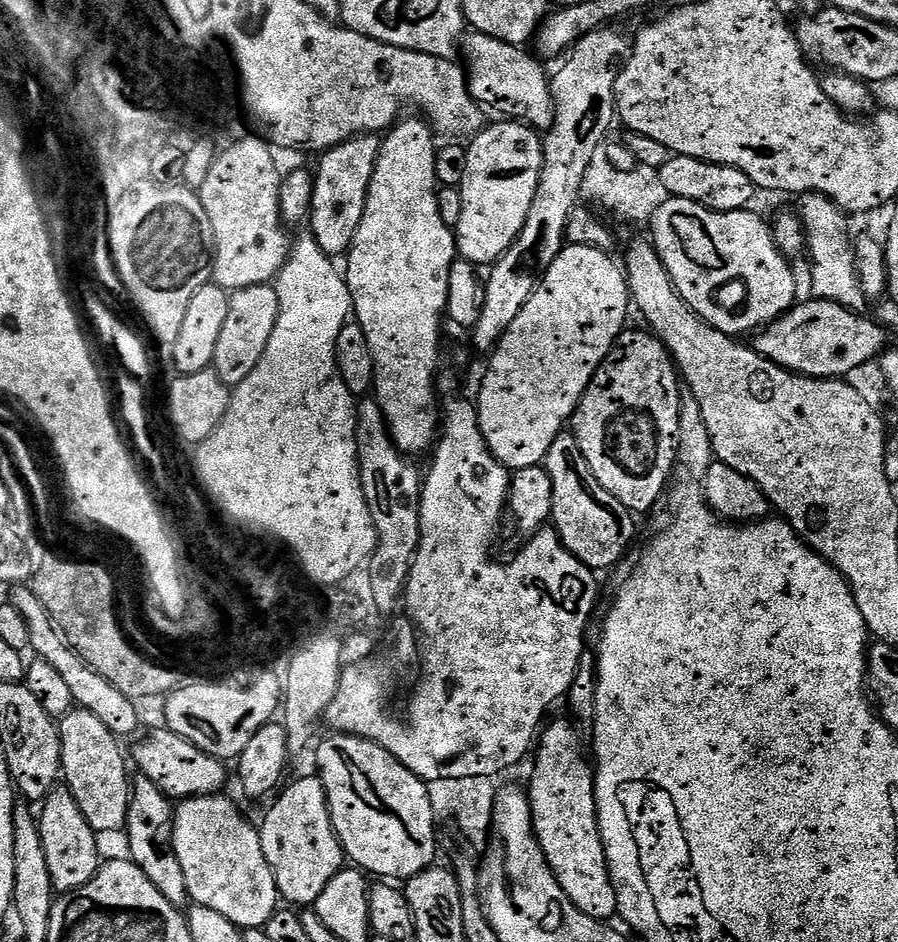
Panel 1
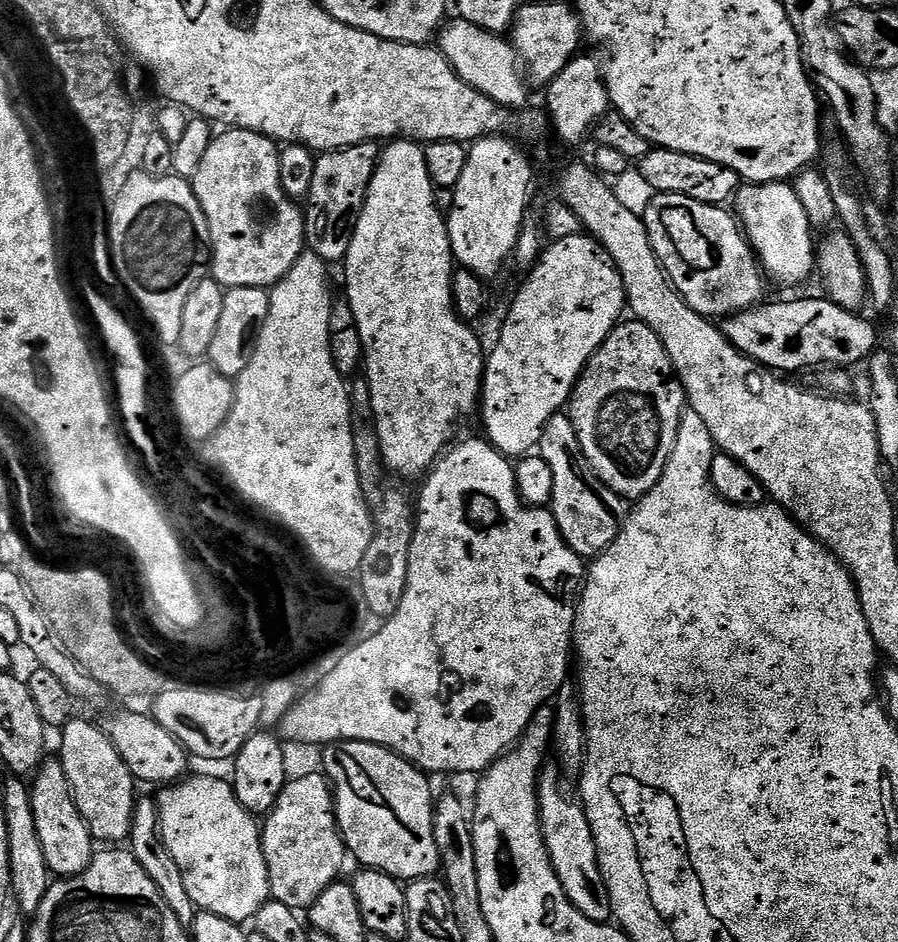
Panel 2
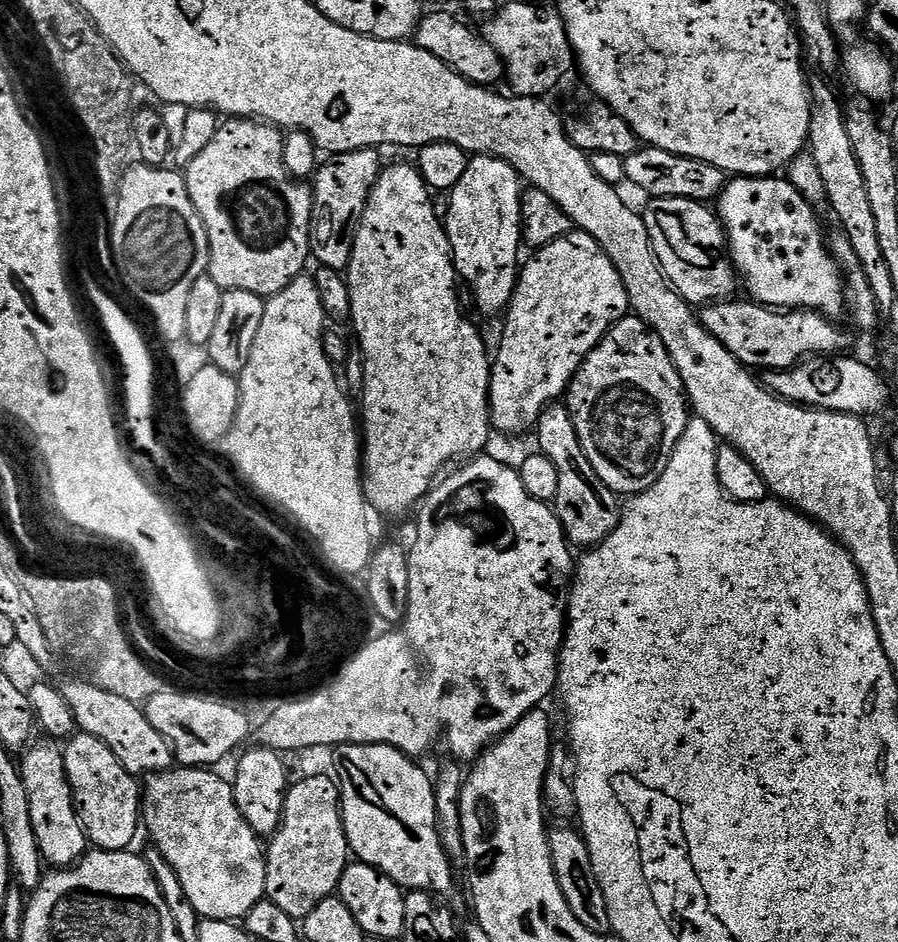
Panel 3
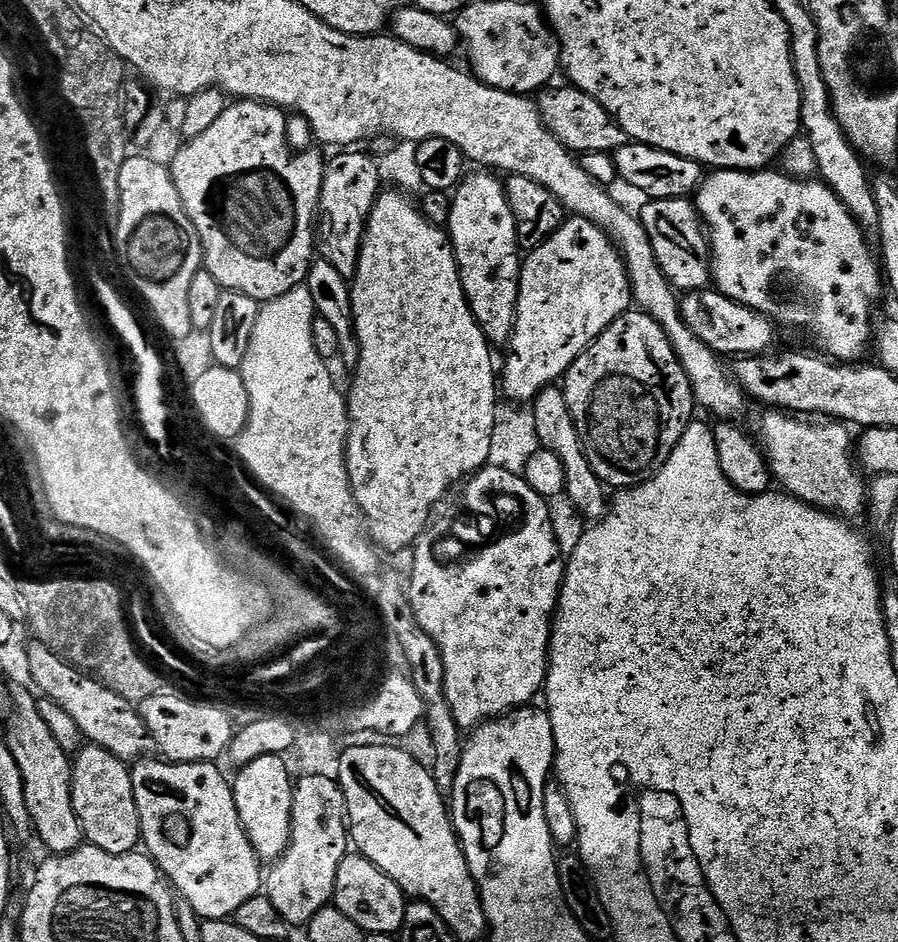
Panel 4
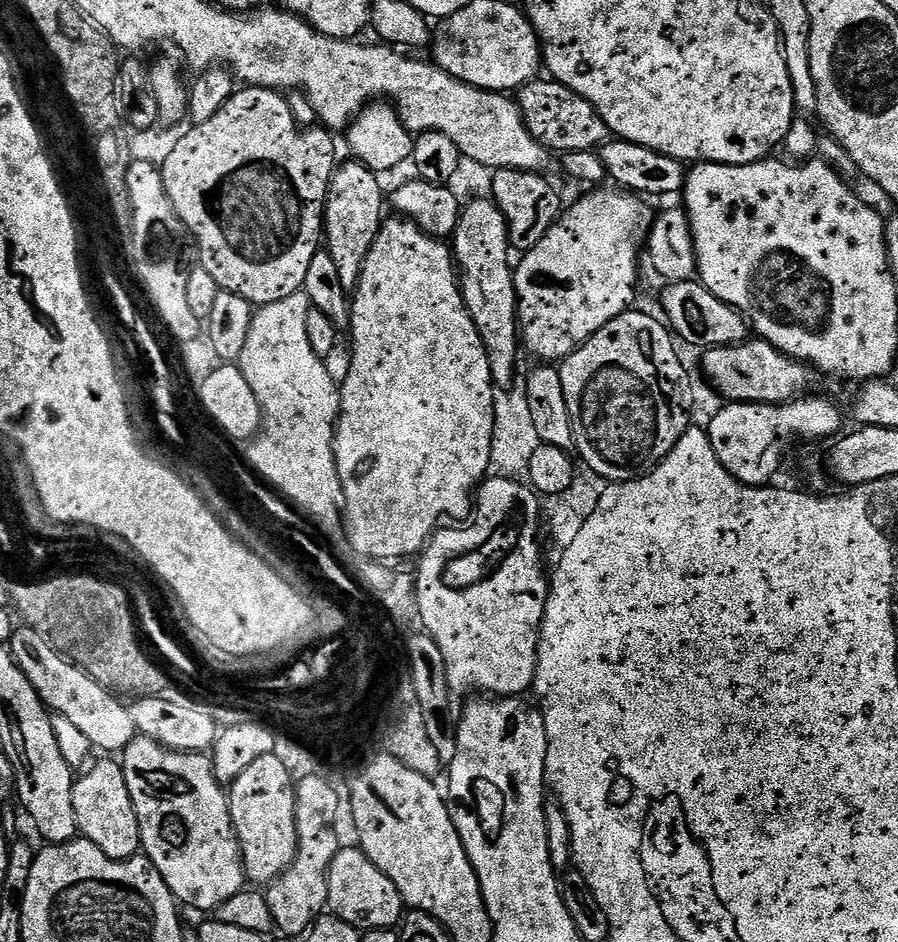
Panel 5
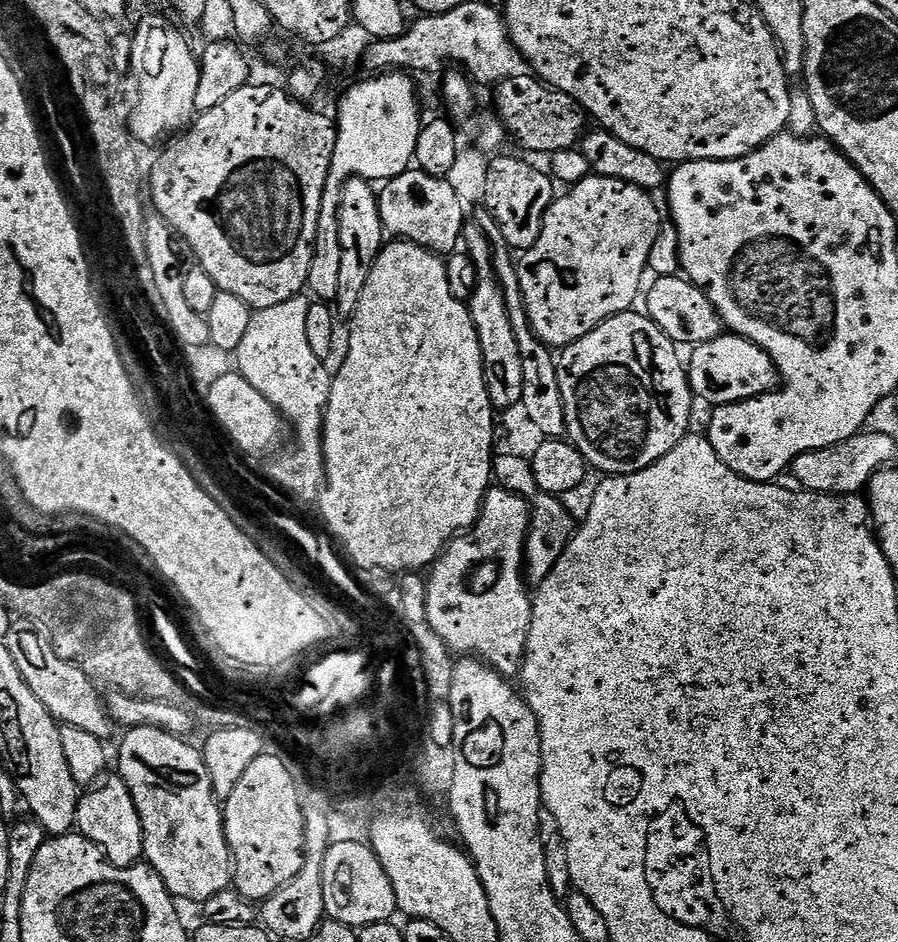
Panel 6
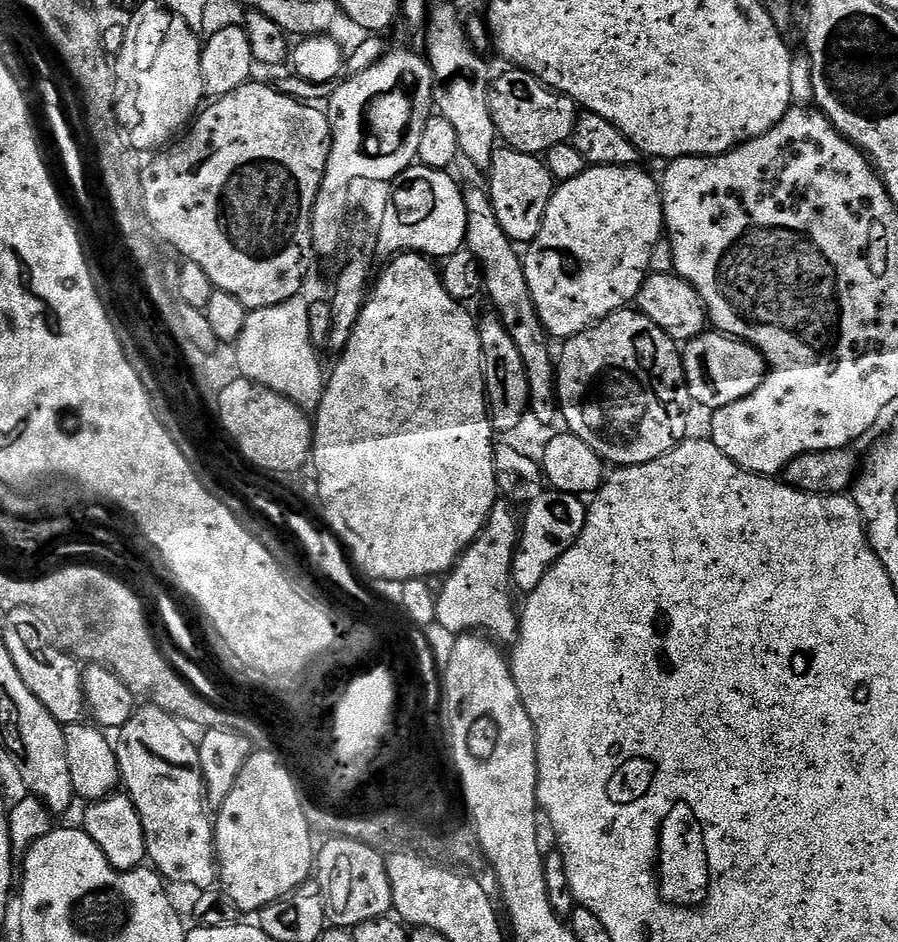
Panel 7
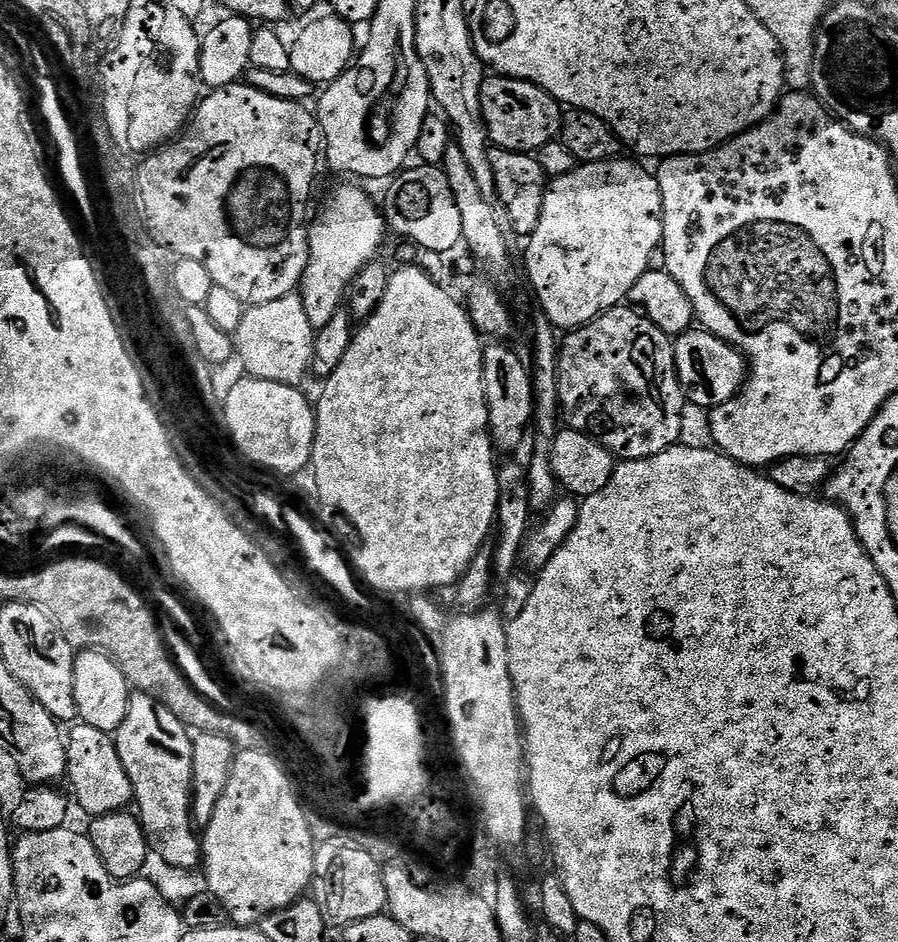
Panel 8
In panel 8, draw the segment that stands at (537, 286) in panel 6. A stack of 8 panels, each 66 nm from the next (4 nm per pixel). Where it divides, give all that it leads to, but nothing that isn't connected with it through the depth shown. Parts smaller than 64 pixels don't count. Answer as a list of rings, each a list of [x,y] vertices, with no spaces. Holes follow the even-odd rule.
[[[617,158],[606,162],[580,164],[570,174],[547,185],[542,202],[542,218],[538,230],[527,241],[524,268],[536,291],[539,311],[547,316],[556,330],[575,330],[597,320],[611,308],[619,308],[628,300],[634,282],[649,271],[650,254],[661,247],[664,238],[664,203],[660,183],[635,159]]]

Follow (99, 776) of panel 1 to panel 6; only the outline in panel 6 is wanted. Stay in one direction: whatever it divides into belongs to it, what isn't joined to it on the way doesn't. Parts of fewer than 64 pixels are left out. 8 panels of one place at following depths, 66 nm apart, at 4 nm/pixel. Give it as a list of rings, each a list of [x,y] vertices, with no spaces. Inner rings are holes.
[[[119,778],[107,780],[81,795],[76,807],[76,828],[79,835],[85,836],[102,850],[111,864],[119,868],[132,868],[144,860],[142,822],[138,818],[134,798],[124,781]]]

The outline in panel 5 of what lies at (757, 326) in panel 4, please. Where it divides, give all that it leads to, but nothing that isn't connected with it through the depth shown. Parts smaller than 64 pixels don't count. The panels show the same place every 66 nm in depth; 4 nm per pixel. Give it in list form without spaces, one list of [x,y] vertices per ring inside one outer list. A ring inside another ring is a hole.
[[[677,280],[669,283],[668,288],[661,298],[660,304],[664,307],[663,319],[667,327],[681,341],[685,340],[688,344],[693,344],[699,350],[710,348],[721,348],[727,344],[743,344],[749,339],[750,325],[735,308],[726,302],[722,302],[705,284],[691,280]]]

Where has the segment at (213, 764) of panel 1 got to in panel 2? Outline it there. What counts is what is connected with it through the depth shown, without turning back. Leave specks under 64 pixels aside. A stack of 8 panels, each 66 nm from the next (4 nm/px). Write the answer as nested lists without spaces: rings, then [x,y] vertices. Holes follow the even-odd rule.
[[[117,710],[108,721],[103,721],[102,727],[110,742],[114,742],[122,762],[126,762],[126,766],[141,785],[167,786],[185,779],[189,771],[188,752],[152,715],[143,716]]]

